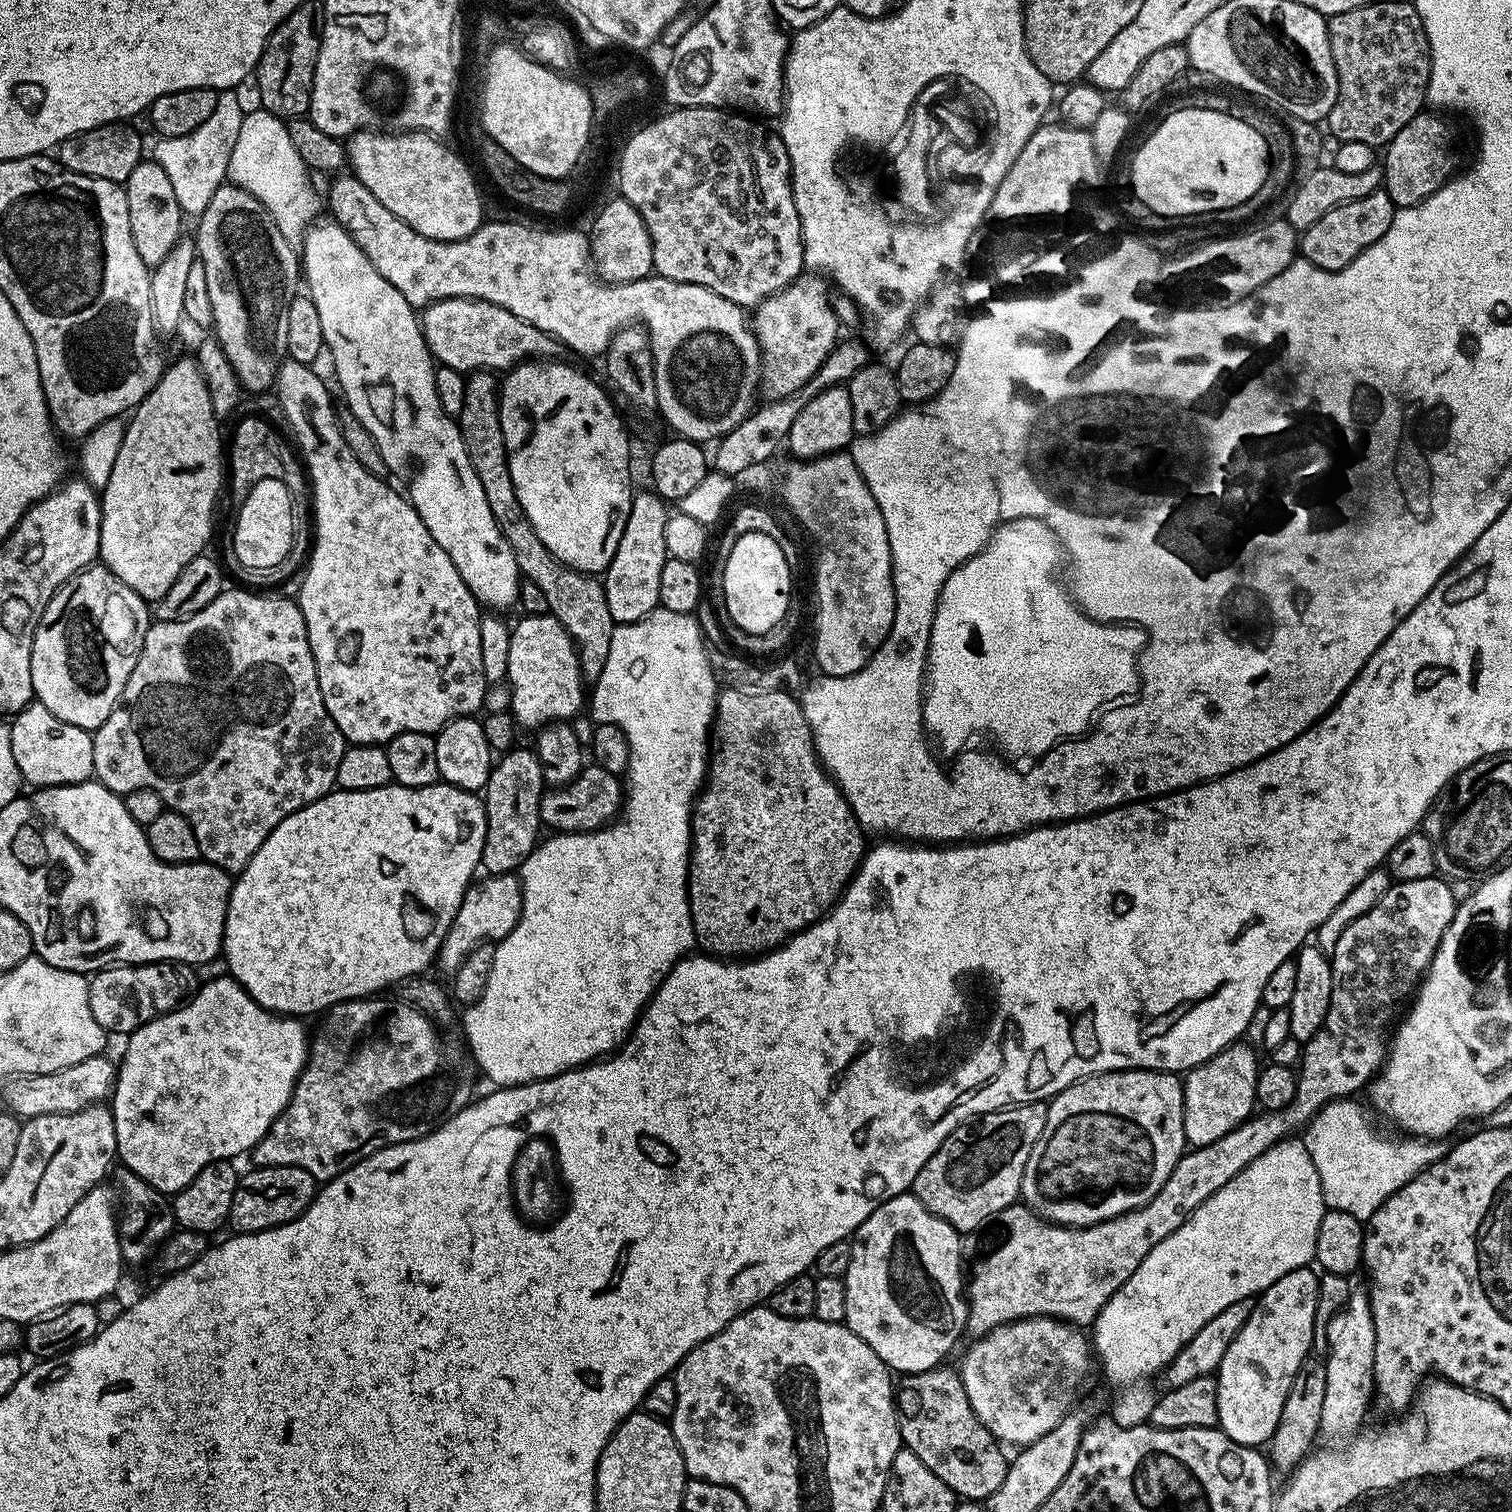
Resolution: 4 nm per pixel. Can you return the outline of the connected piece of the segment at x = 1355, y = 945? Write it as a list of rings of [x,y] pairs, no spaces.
[[[1435,874],[1418,878],[1417,881],[1394,882],[1386,890],[1386,894],[1378,898],[1378,906],[1366,910],[1362,918],[1356,918],[1342,932],[1342,938],[1331,949],[1334,986],[1330,1010],[1318,1034],[1314,1034],[1314,1038],[1310,1038],[1303,1045],[1304,1069],[1301,1067],[1298,1072],[1294,1102],[1277,1112],[1253,1115],[1234,1130],[1230,1130],[1230,1134],[1218,1138],[1218,1142],[1210,1142],[1210,1146],[1185,1151],[1174,1166],[1164,1189],[1146,1206],[1135,1208],[1133,1212],[1127,1212],[1113,1220],[1103,1220],[1089,1228],[1070,1228],[1053,1224],[1051,1220],[1037,1216],[1023,1202],[1014,1203],[1002,1210],[998,1223],[1004,1227],[1004,1241],[970,1272],[970,1279],[966,1284],[967,1331],[973,1332],[973,1337],[979,1338],[1004,1324],[1029,1320],[1031,1316],[1050,1316],[1054,1320],[1077,1326],[1091,1325],[1102,1306],[1106,1306],[1108,1299],[1122,1287],[1126,1278],[1130,1278],[1130,1274],[1134,1274],[1134,1270],[1142,1266],[1142,1258],[1146,1258],[1146,1254],[1150,1254],[1150,1250],[1158,1246],[1162,1238],[1174,1234],[1178,1226],[1185,1224],[1188,1215],[1198,1206],[1202,1206],[1202,1202],[1206,1202],[1210,1194],[1222,1190],[1222,1186],[1226,1186],[1226,1182],[1230,1182],[1234,1174],[1250,1166],[1250,1162],[1254,1162],[1258,1154],[1270,1150],[1270,1146],[1280,1140],[1295,1137],[1301,1130],[1307,1129],[1308,1123],[1332,1100],[1352,1098],[1357,1095],[1359,1088],[1367,1089],[1388,1059],[1390,1041],[1401,1015],[1400,1004],[1407,1005],[1415,997],[1420,981],[1432,965],[1434,954],[1442,942],[1442,934],[1446,934],[1446,926],[1450,926],[1454,918],[1456,905],[1449,881]]]

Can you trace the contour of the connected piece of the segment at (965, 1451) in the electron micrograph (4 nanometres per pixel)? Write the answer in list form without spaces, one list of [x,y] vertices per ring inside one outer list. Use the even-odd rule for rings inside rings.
[[[937,1366],[899,1377],[894,1395],[900,1438],[903,1447],[922,1458],[924,1465],[930,1466],[957,1498],[986,1502],[1006,1482],[1010,1460],[974,1414],[959,1371],[948,1367]]]

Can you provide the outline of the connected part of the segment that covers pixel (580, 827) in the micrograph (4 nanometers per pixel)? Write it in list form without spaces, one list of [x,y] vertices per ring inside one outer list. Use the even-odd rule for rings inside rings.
[[[589,763],[578,774],[578,778],[571,780],[560,788],[545,791],[540,798],[540,822],[548,824],[557,833],[562,832],[592,832],[595,828],[602,828],[611,824],[620,815],[625,789],[619,775],[606,770],[596,763]]]

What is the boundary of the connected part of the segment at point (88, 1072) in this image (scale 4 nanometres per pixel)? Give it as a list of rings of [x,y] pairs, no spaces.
[[[101,1054],[86,1058],[86,1062],[74,1062],[74,1066],[66,1066],[62,1070],[54,1070],[50,1074],[26,1074],[13,1076],[3,1081],[3,1107],[24,1120],[33,1120],[46,1114],[74,1114],[91,1104],[99,1104],[111,1097],[116,1087],[115,1063],[107,1060],[107,1055]]]

